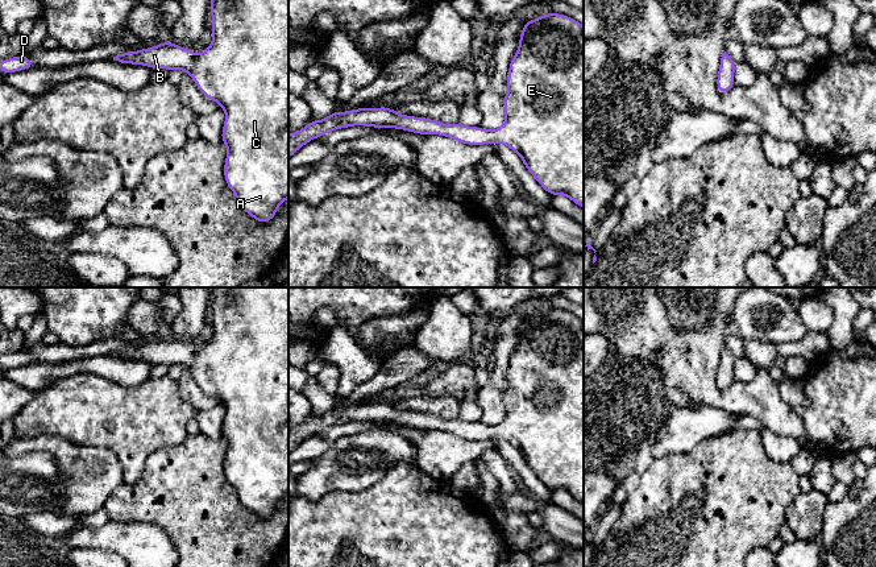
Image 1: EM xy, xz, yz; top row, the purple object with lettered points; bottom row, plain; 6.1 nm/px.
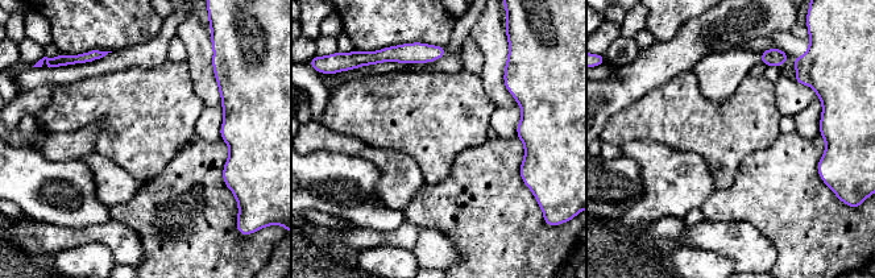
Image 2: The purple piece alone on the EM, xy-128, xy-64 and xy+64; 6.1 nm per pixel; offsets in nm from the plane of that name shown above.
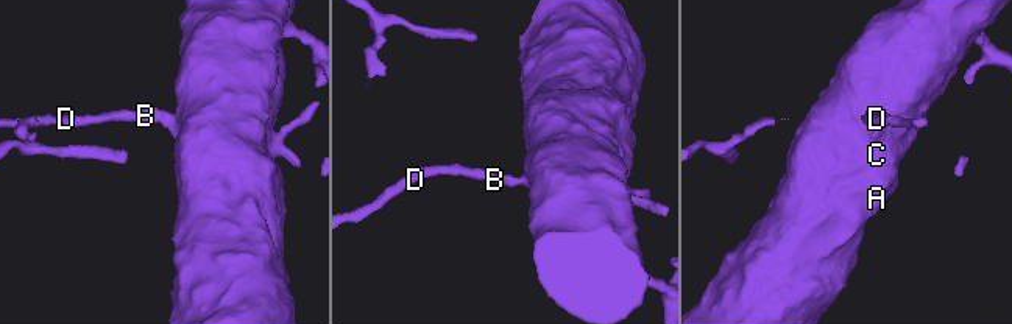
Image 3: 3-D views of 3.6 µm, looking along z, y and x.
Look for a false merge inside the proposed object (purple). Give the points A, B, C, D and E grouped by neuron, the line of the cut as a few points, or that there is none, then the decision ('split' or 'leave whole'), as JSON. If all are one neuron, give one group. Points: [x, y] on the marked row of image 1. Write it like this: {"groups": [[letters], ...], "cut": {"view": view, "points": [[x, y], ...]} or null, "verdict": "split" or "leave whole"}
{"groups": [["A", "B", "C", "D", "E"]], "cut": null, "verdict": "leave whole"}

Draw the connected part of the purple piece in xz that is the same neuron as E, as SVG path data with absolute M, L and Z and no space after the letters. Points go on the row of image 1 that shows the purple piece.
M549 12L526 21L519 37L519 47L512 57L507 75L508 91L503 96L505 124L497 131L468 127L460 123L448 125L427 117L406 116L389 107L357 108L348 112L336 111L317 121L315 119L303 129L288 134L288 158L311 140L325 133L353 125L374 128L397 128L419 134L439 134L468 145L505 144L522 157L524 166L551 195L565 195L584 208L584 26L574 18Z

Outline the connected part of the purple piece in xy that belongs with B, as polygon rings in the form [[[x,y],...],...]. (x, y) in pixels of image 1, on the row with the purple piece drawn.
[[[211,0],[209,11],[212,13],[211,30],[213,41],[200,55],[194,51],[163,41],[158,46],[146,47],[138,51],[124,51],[113,57],[115,61],[130,65],[145,65],[150,69],[182,69],[188,73],[199,91],[211,100],[216,100],[225,111],[227,117],[221,131],[221,141],[227,145],[228,153],[224,162],[224,178],[228,187],[234,193],[240,207],[254,218],[258,223],[269,223],[274,219],[278,207],[288,198],[288,0]]]

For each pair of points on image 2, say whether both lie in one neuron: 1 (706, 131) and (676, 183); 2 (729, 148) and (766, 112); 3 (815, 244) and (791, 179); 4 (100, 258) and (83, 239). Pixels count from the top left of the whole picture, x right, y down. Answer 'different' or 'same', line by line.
1: different
2: same
3: same
4: different

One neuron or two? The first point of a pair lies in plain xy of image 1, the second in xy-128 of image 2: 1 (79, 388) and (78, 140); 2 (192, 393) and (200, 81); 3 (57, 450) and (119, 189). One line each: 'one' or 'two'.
1: two
2: one
3: one

